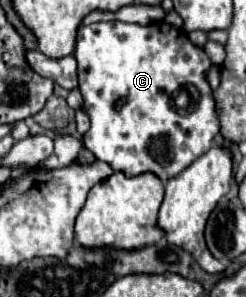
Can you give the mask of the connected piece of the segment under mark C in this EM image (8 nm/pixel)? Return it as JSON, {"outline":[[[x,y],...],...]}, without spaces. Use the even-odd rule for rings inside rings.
{"outline":[[[121,20],[79,26],[73,56],[79,64],[79,90],[83,94],[83,110],[91,120],[87,134],[83,134],[83,146],[93,152],[97,160],[107,162],[113,170],[123,172],[125,176],[151,172],[161,182],[167,182],[179,176],[193,160],[197,160],[197,156],[205,154],[213,146],[213,140],[221,130],[221,122],[217,120],[217,100],[213,100],[213,90],[207,80],[211,60],[205,50],[191,44],[181,28],[175,28],[165,20],[147,26],[127,24]],[[181,86],[193,86],[199,94],[197,104],[187,114],[179,114],[173,108],[173,94]],[[121,96],[127,98],[127,104],[117,112],[113,104]]]}

